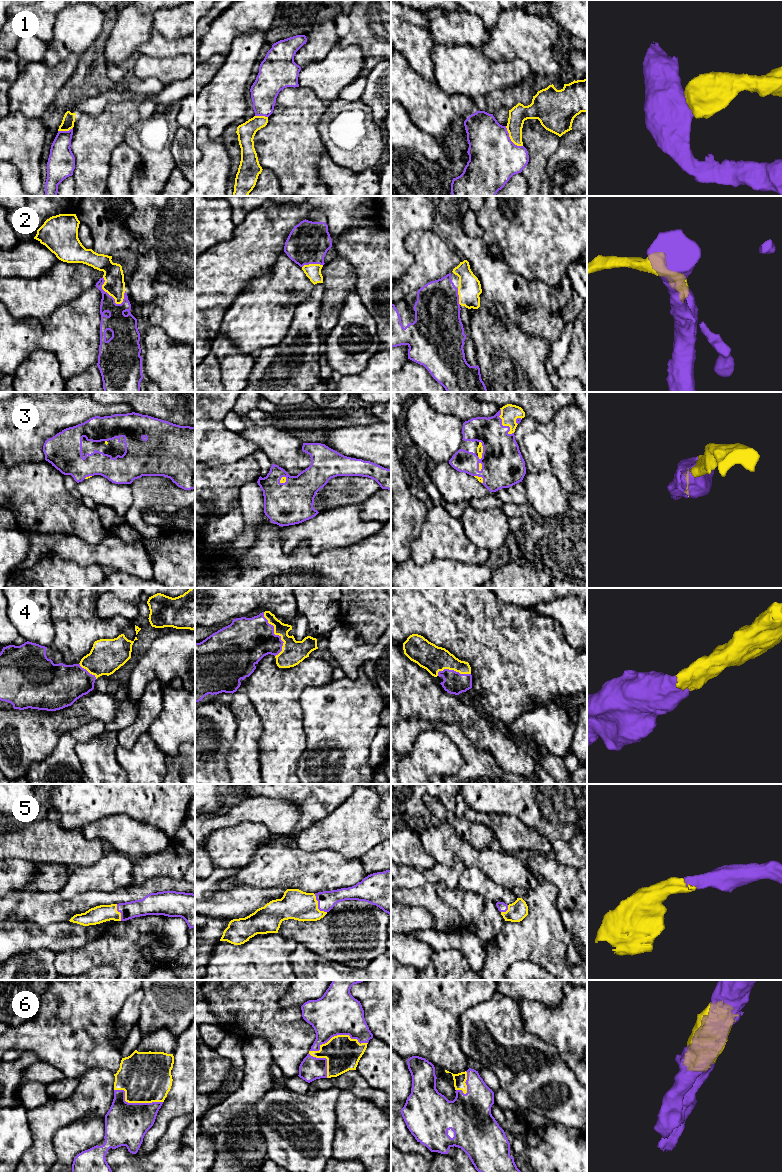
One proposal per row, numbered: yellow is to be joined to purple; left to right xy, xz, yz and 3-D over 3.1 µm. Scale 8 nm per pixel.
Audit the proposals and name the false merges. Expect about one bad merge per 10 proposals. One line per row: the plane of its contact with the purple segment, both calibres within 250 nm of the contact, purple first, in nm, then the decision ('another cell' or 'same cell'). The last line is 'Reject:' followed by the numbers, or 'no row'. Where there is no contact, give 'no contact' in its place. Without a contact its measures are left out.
1: contact in yz; calibres 400 and 150 nm; another cell
2: contact in xy; calibres 170 and 170 nm; same cell
3: contact in yz; calibres 300 and 140 nm; same cell
4: contact in xz; calibres 380 and 190 nm; same cell
5: contact in xz; calibres 140 and 240 nm; same cell
6: contact in xz; calibres 360 and 280 nm; same cell
Reject: 1

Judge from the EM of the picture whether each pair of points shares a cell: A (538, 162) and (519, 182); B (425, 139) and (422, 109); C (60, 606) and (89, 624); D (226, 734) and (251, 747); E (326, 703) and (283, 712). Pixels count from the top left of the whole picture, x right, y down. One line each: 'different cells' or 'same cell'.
A: different cells
B: different cells
C: same cell
D: different cells
E: different cells

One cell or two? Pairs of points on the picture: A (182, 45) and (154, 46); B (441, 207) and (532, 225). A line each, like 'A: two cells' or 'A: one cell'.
A: one cell
B: two cells

